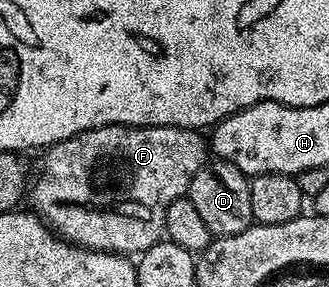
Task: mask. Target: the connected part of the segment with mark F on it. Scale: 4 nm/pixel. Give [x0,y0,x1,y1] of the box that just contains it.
[29,124,209,258]

